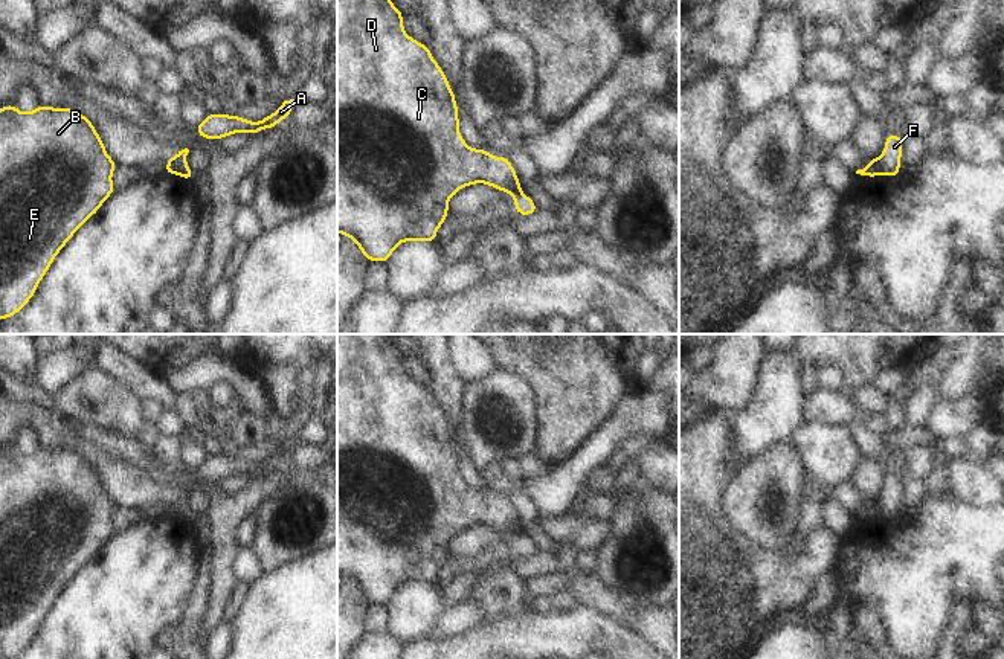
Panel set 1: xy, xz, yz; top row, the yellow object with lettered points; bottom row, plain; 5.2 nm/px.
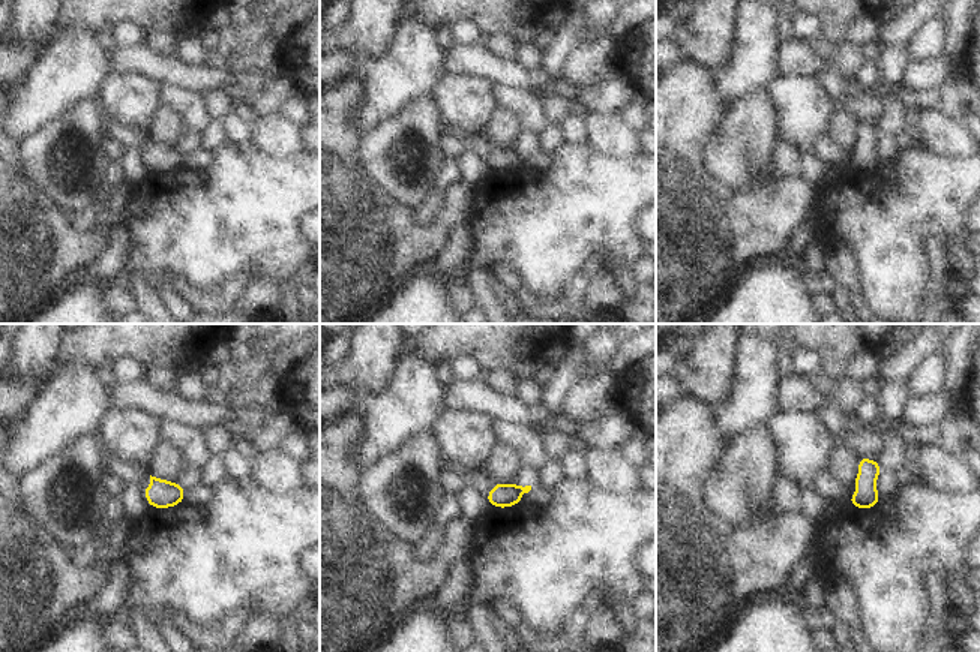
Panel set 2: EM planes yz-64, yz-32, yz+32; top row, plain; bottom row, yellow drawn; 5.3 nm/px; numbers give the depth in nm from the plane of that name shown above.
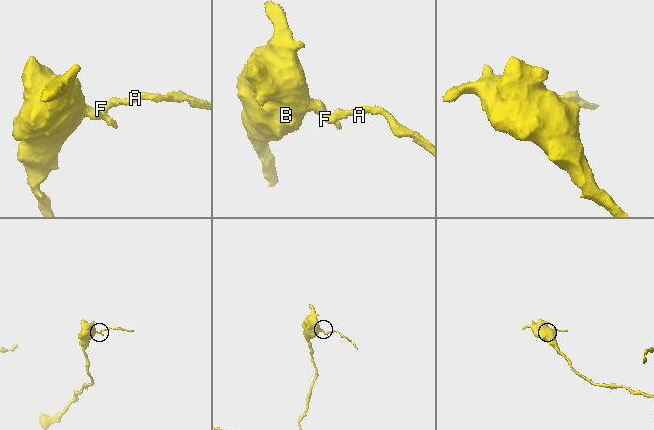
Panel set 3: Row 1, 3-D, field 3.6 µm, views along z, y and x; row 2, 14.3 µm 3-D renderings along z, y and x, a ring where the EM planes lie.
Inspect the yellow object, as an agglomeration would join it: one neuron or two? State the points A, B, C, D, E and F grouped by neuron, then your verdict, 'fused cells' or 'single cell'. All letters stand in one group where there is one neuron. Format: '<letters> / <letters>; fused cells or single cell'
A F / B C D E; fused cells

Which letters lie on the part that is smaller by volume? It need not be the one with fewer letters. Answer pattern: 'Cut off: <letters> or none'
Cut off: A, F

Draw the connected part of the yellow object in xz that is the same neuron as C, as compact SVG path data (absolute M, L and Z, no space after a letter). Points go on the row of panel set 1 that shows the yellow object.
M337 0L337 232L351 238L368 261L386 262L392 252L404 241L436 241L436 232L444 224L449 200L462 188L485 183L513 198L522 195L516 169L507 156L494 157L487 149L475 149L459 133L459 114L455 92L449 79L430 53L430 49L409 37L403 27L404 14L392 0Z

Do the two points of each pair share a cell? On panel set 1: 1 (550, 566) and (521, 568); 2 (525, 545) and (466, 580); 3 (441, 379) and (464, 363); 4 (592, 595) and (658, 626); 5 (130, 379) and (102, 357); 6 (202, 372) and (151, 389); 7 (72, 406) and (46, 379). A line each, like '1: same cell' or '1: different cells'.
1: same cell
2: different cells
3: different cells
4: same cell
5: same cell
6: different cells
7: different cells

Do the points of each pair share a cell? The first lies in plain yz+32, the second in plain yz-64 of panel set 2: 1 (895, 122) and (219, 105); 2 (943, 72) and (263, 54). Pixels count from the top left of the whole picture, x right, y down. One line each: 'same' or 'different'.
1: same
2: same

